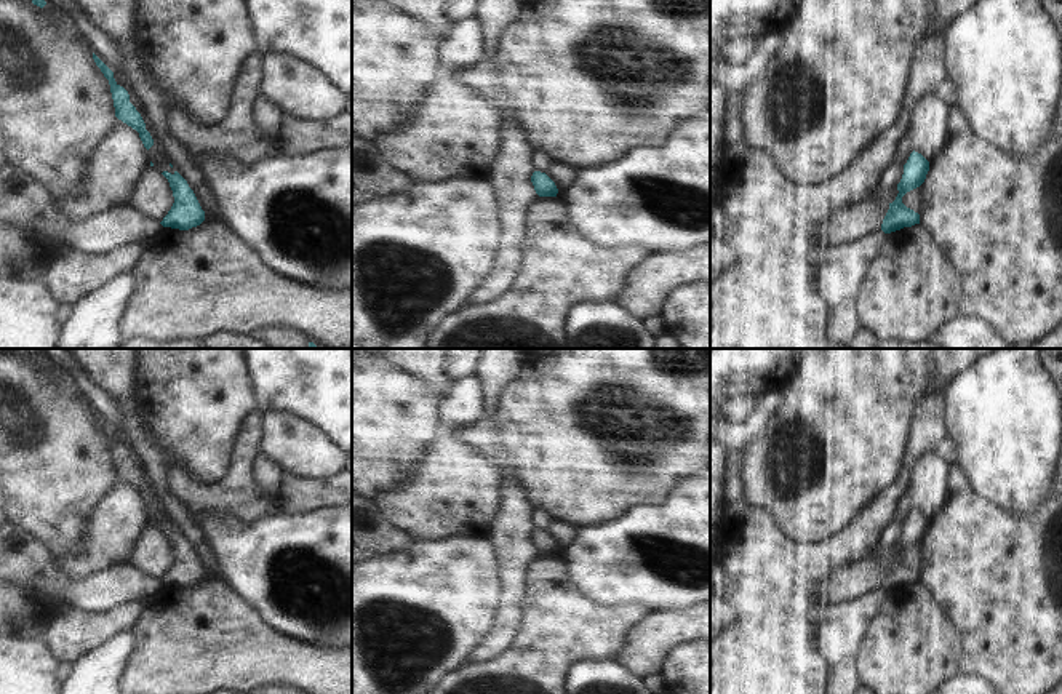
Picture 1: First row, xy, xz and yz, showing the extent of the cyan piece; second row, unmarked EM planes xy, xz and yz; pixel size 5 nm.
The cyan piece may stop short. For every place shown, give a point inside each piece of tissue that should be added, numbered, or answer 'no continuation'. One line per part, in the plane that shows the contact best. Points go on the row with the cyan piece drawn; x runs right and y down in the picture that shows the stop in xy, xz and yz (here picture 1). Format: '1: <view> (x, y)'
no continuation

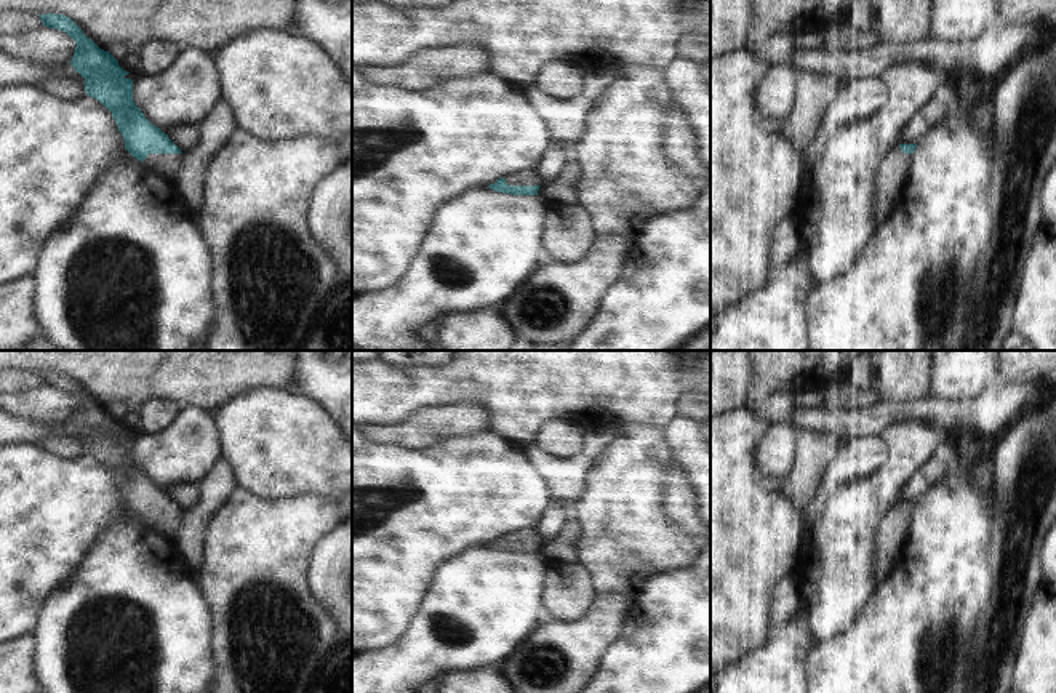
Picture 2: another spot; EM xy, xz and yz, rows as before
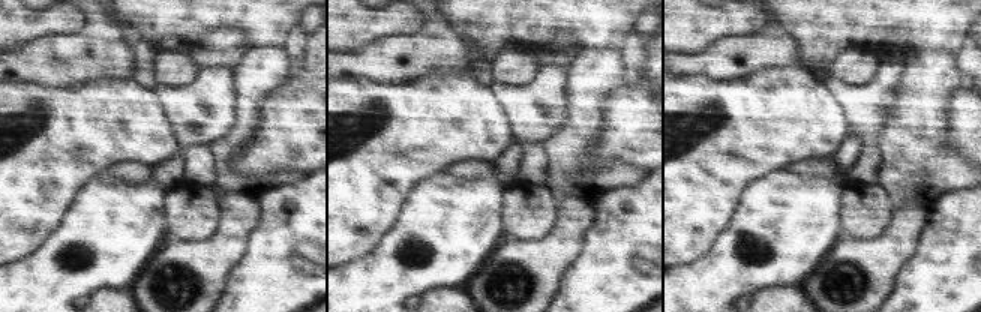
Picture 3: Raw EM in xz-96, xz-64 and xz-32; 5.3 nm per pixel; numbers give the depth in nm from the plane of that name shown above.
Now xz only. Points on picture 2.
1: xz (527, 178)

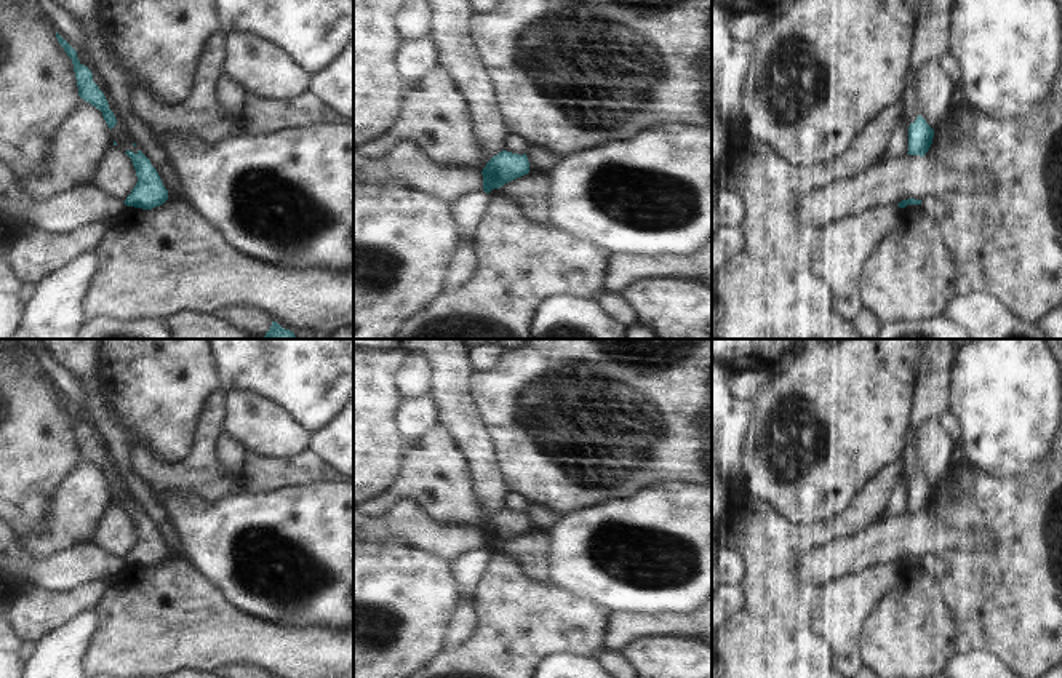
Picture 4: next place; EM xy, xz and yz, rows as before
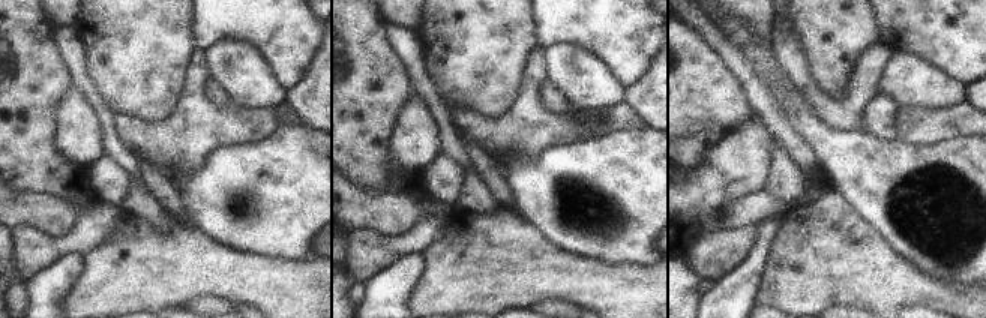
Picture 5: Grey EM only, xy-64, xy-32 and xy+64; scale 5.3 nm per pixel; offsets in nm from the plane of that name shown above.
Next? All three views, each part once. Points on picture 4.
no continuation

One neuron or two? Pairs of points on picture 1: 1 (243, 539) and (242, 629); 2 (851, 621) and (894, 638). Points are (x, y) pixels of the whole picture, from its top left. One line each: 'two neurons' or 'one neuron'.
1: two neurons
2: two neurons

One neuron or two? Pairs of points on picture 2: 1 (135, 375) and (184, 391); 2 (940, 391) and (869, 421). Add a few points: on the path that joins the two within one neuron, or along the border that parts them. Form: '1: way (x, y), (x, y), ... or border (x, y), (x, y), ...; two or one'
1: way (148, 375), (168, 375), (172, 378); one
2: border (930, 397), (968, 402); two

